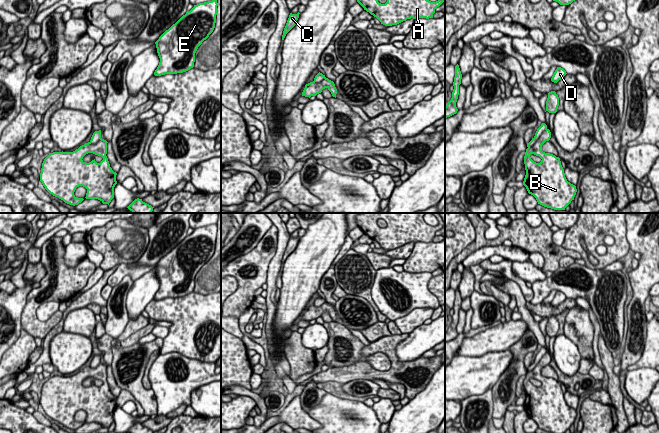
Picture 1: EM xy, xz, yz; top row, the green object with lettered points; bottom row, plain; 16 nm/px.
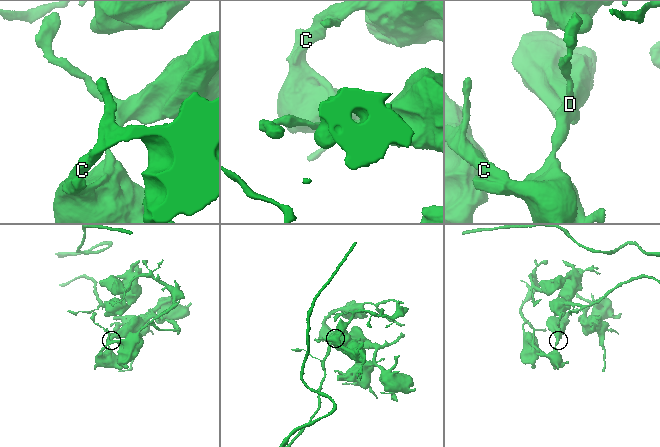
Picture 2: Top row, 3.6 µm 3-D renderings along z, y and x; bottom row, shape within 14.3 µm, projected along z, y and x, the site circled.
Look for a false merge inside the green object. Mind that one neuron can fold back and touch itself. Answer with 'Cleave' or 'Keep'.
Keep

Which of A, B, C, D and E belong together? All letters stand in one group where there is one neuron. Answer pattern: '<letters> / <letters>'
A B C D E

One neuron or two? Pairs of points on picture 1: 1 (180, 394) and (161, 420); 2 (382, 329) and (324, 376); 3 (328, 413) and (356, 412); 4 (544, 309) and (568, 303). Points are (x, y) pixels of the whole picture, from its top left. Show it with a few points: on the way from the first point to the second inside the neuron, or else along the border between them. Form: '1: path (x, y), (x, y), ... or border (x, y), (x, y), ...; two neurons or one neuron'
1: border (157, 413), (165, 416); two neurons
2: border (391, 335), (385, 335), (370, 342); two neurons
3: path (335, 413), (349, 413); one neuron
4: path (550, 309), (562, 307); one neuron

